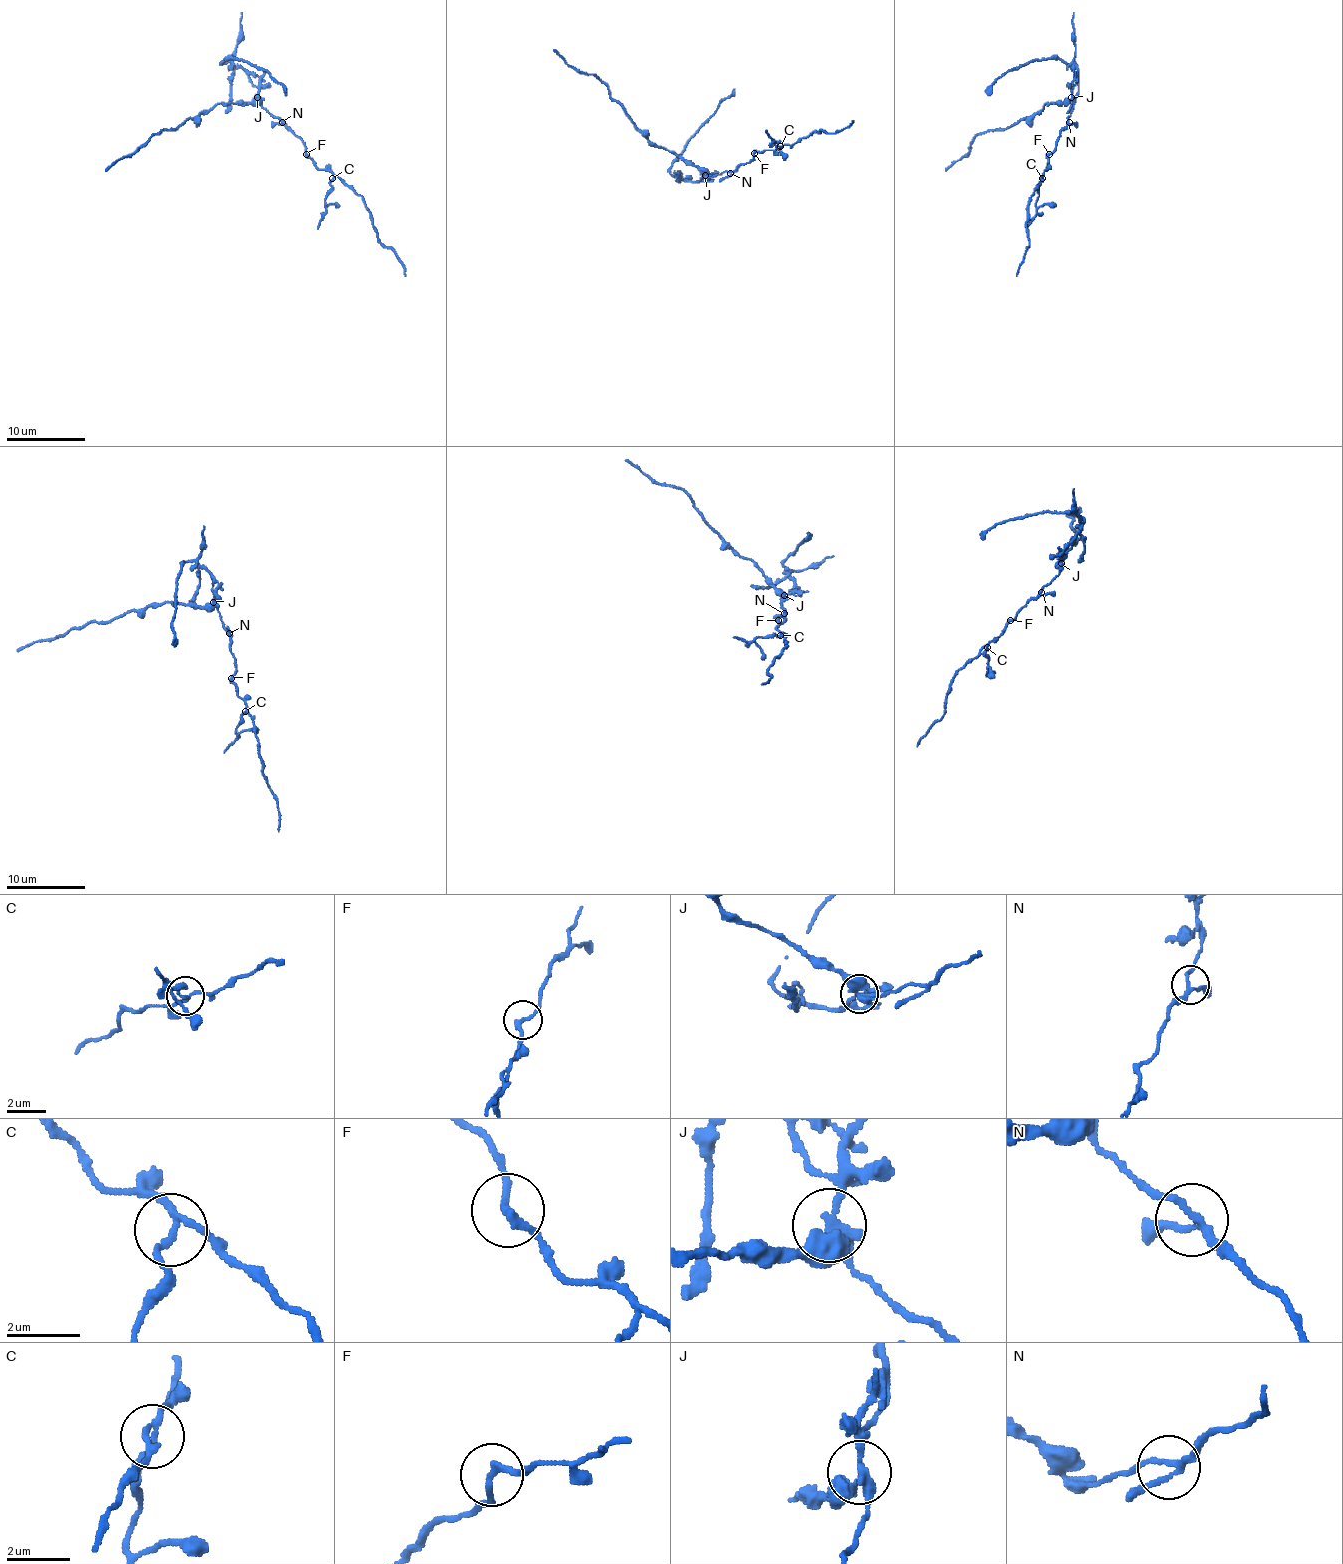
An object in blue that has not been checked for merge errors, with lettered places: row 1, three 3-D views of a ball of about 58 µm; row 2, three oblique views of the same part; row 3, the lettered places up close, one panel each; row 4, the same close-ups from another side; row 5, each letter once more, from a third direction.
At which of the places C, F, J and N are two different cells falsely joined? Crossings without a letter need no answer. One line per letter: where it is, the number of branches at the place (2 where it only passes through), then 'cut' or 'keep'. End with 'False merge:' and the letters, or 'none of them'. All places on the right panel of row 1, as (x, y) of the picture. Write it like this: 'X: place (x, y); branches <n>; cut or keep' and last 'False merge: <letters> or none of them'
C: place (1042, 178); branches 3; cut
F: place (1049, 154); branches 2; keep
J: place (1071, 97); branches 3; cut
N: place (1069, 122); branches 3; keep
False merge: C, J

